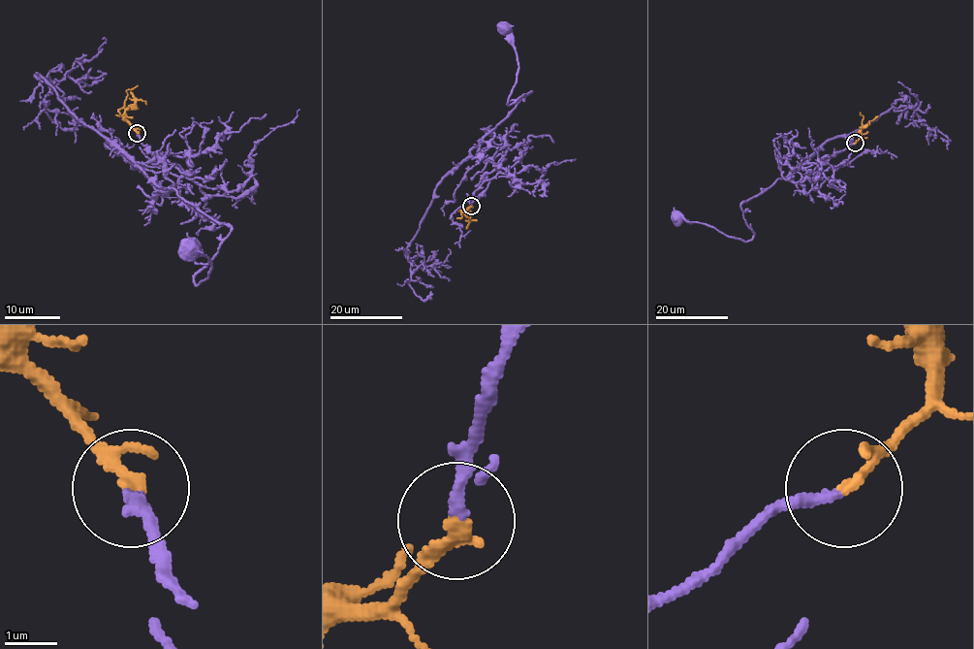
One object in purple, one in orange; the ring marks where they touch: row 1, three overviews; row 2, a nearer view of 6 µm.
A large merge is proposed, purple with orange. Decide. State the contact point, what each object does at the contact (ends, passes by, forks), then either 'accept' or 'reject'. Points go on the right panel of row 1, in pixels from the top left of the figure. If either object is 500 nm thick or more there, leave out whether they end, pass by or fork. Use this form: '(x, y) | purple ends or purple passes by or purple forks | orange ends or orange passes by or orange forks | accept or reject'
(855, 143) | purple ends | orange passes by | accept

